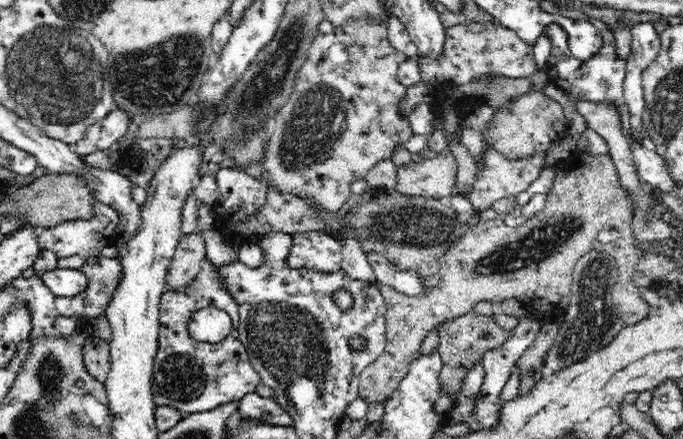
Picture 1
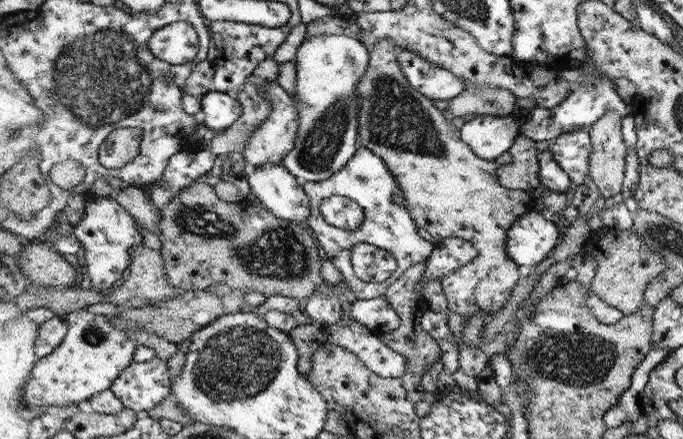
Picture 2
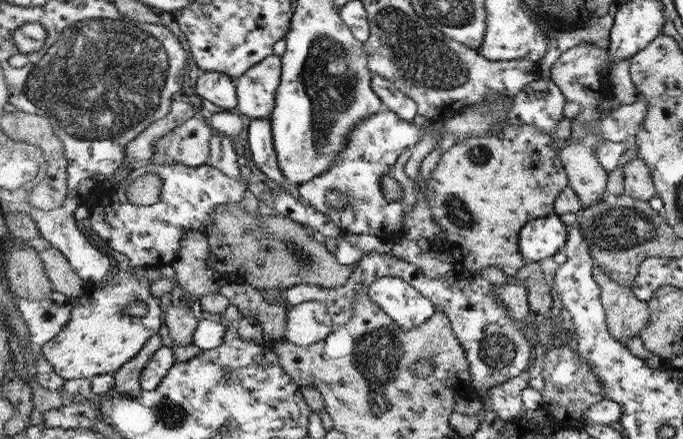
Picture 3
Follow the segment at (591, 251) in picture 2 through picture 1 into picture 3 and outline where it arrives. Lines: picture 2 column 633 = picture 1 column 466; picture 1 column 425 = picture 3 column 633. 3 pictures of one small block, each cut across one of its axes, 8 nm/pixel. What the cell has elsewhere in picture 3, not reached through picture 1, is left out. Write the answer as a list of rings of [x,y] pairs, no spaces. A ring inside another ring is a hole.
[[[598,264],[592,268],[592,276],[600,285],[600,300],[606,309],[608,332],[616,341],[627,346],[629,339],[640,337],[640,332],[648,326],[651,310],[647,301],[638,300],[632,287],[622,286],[610,278]]]

